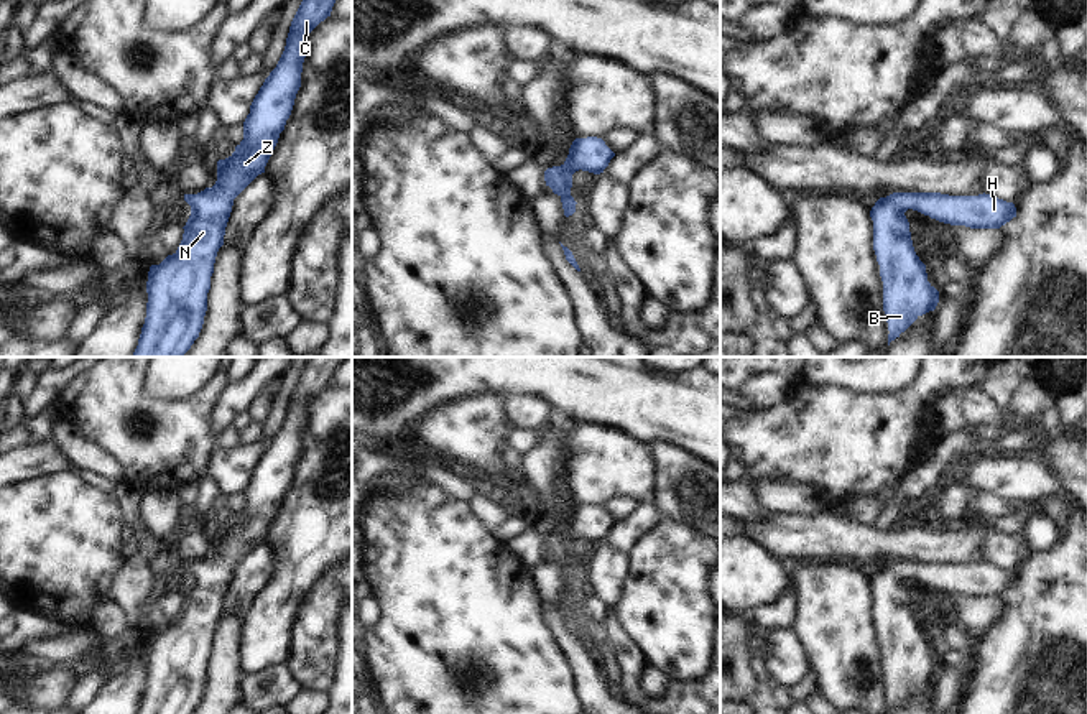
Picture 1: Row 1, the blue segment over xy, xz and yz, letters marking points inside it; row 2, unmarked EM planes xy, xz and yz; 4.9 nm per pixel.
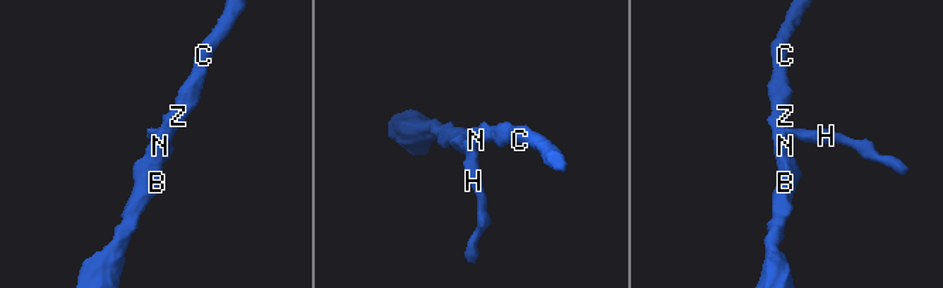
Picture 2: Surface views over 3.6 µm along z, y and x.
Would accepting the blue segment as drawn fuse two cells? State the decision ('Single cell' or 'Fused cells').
Single cell

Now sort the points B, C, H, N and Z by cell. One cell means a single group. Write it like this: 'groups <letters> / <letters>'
groups B C H N Z

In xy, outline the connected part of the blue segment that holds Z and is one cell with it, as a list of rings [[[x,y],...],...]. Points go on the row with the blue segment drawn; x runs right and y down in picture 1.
[[[335,0],[301,2],[284,51],[250,105],[243,140],[229,158],[217,161],[217,181],[212,188],[184,194],[191,216],[178,250],[150,267],[146,318],[132,357],[183,357],[199,337],[234,199],[265,173],[301,87],[308,36],[331,16],[334,3]]]

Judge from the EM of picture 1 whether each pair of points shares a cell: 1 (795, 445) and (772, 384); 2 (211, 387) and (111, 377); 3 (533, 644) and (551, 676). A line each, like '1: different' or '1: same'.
1: different
2: same
3: same

